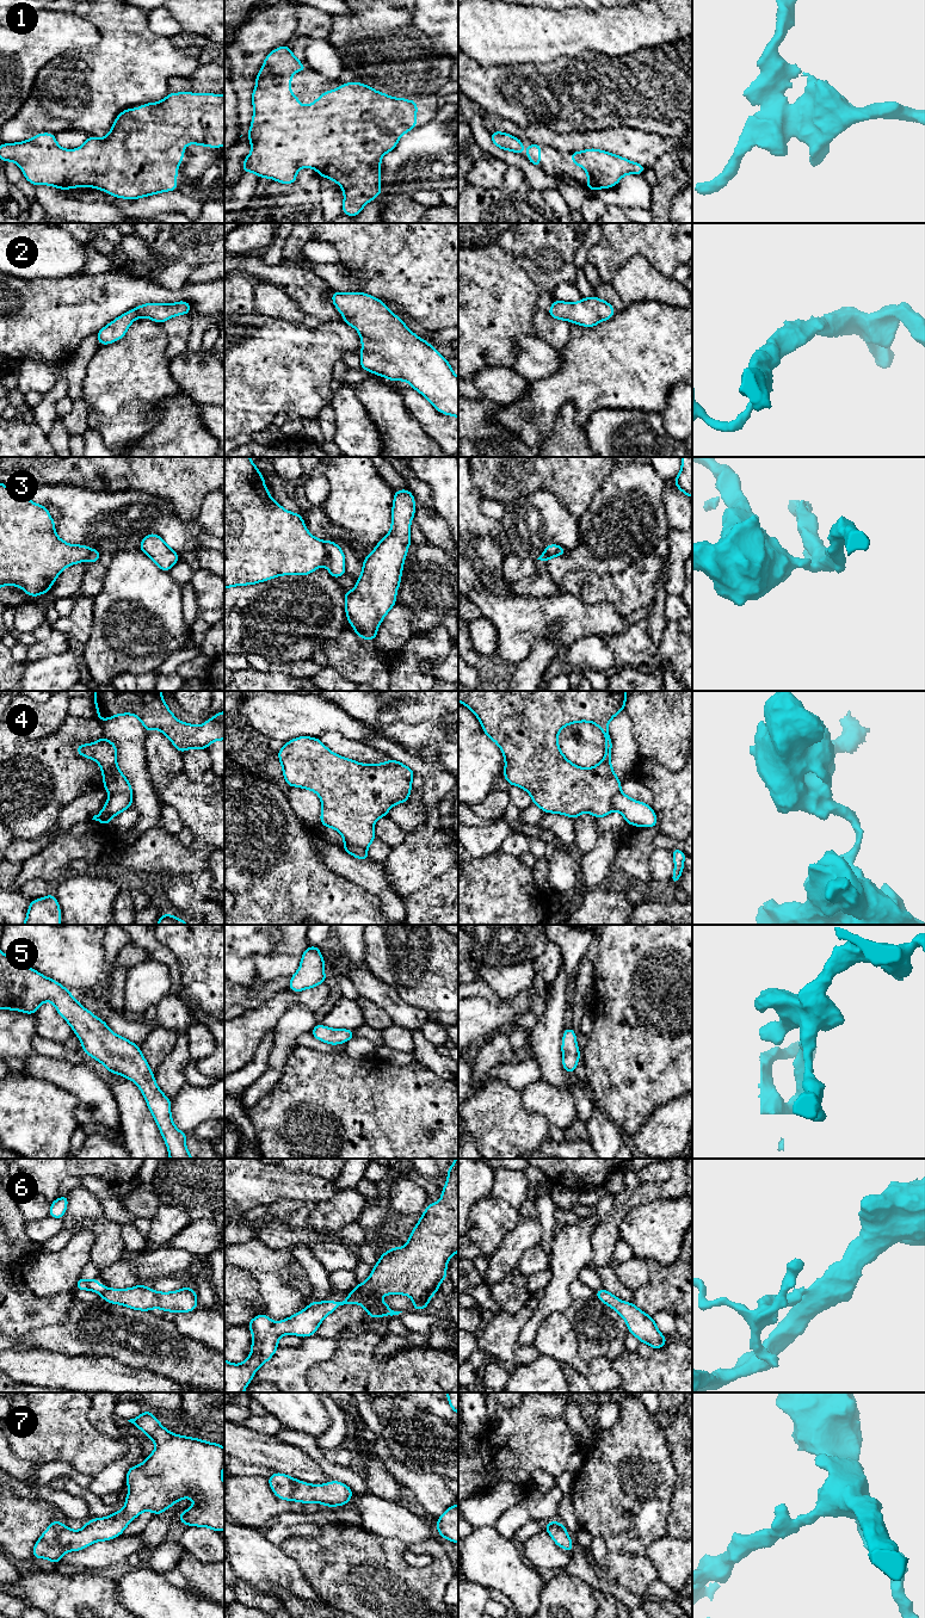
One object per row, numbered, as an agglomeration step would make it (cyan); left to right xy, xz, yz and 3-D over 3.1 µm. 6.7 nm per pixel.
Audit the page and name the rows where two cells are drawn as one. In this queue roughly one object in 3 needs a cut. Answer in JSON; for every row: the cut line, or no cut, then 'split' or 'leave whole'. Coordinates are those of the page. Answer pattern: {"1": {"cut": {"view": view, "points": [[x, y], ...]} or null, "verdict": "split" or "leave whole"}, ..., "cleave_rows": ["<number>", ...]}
{"1": {"cut": null, "verdict": "leave whole"}, "2": {"cut": null, "verdict": "leave whole"}, "3": {"cut": {"view": "xz", "points": [[322, 542], [326, 549], [326, 563]]}, "verdict": "split"}, "4": {"cut": {"view": "xy", "points": [[110, 794], [129, 794], [131, 796]]}, "verdict": "split"}, "5": {"cut": null, "verdict": "leave whole"}, "6": {"cut": {"view": "xy", "points": [[108, 1288], [102, 1295]]}, "verdict": "split"}, "7": {"cut": null, "verdict": "leave whole"}, "cleave_rows": ["3", "4", "6"]}

